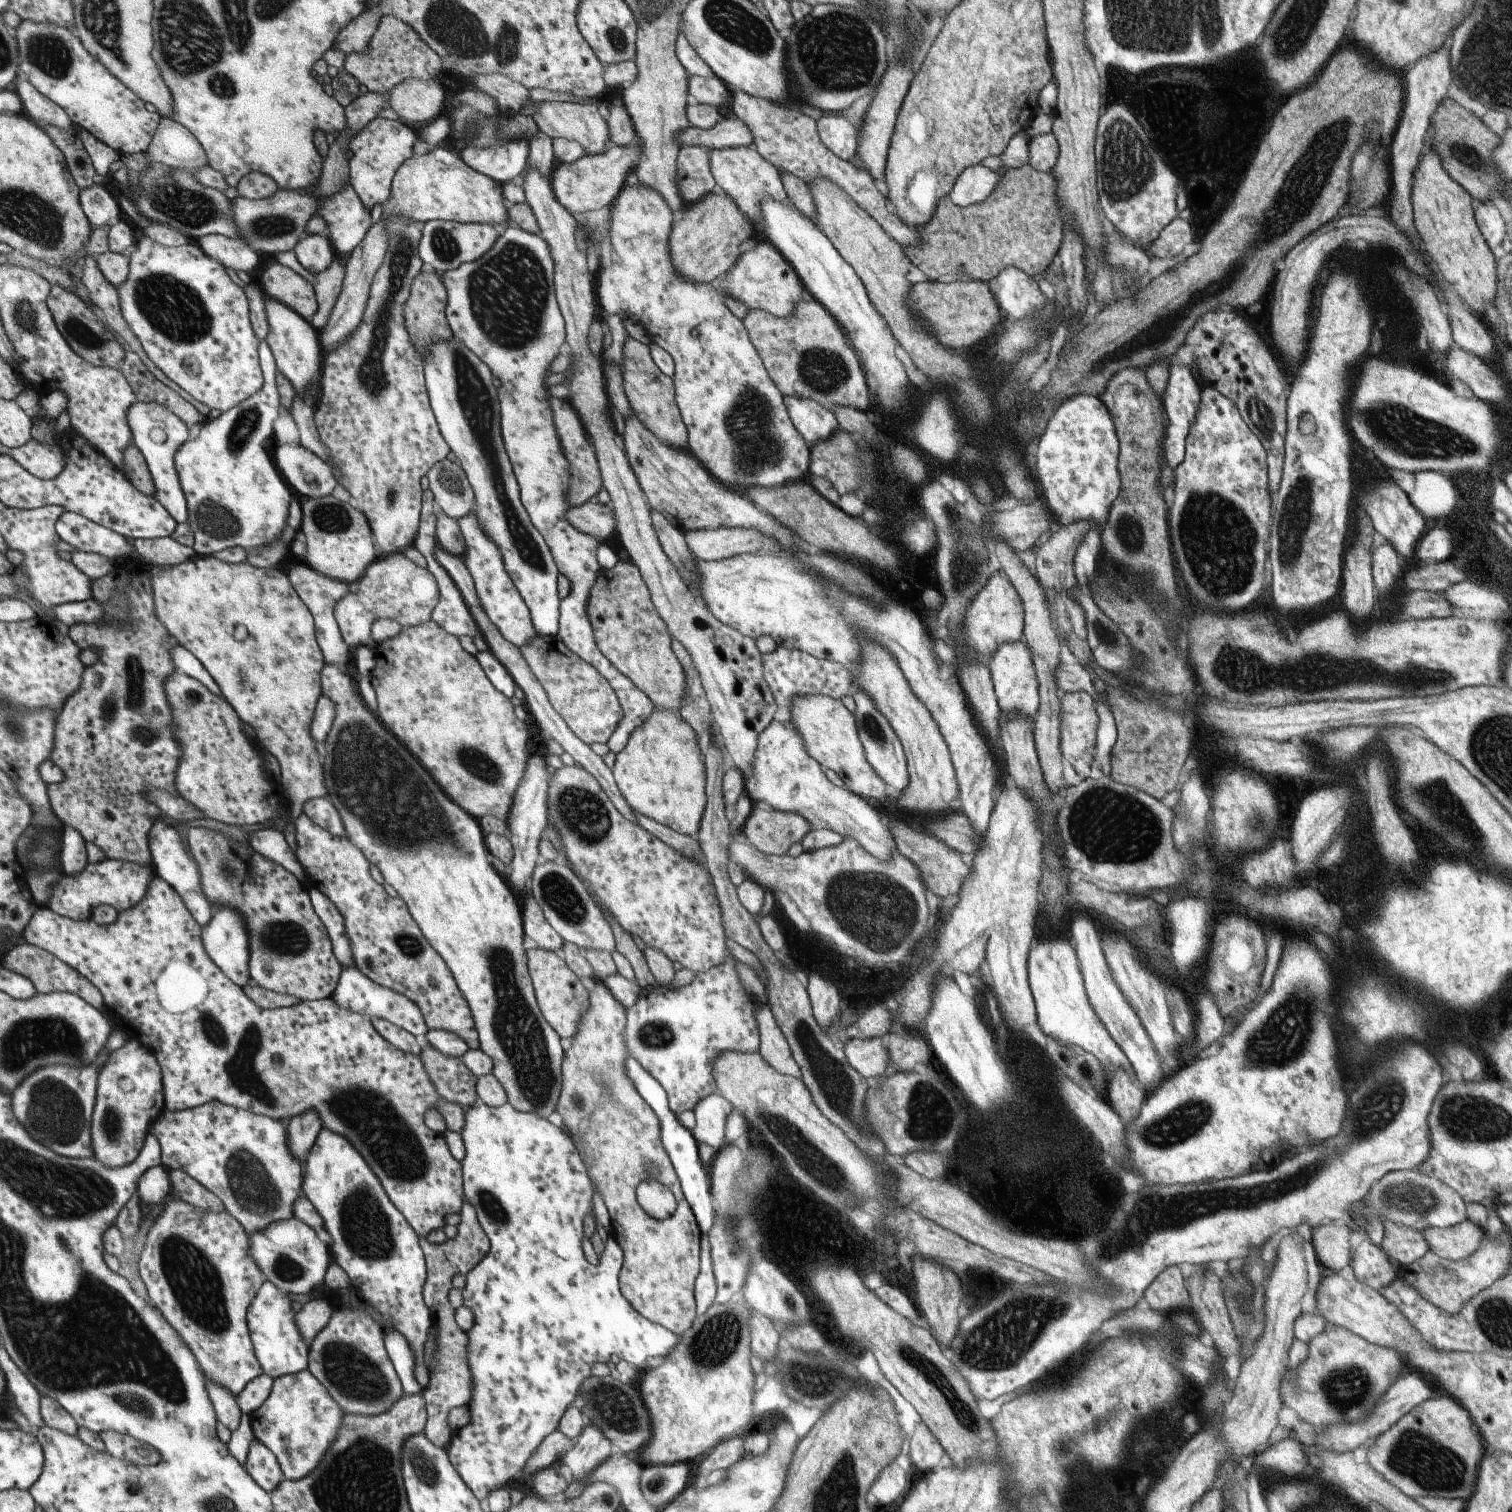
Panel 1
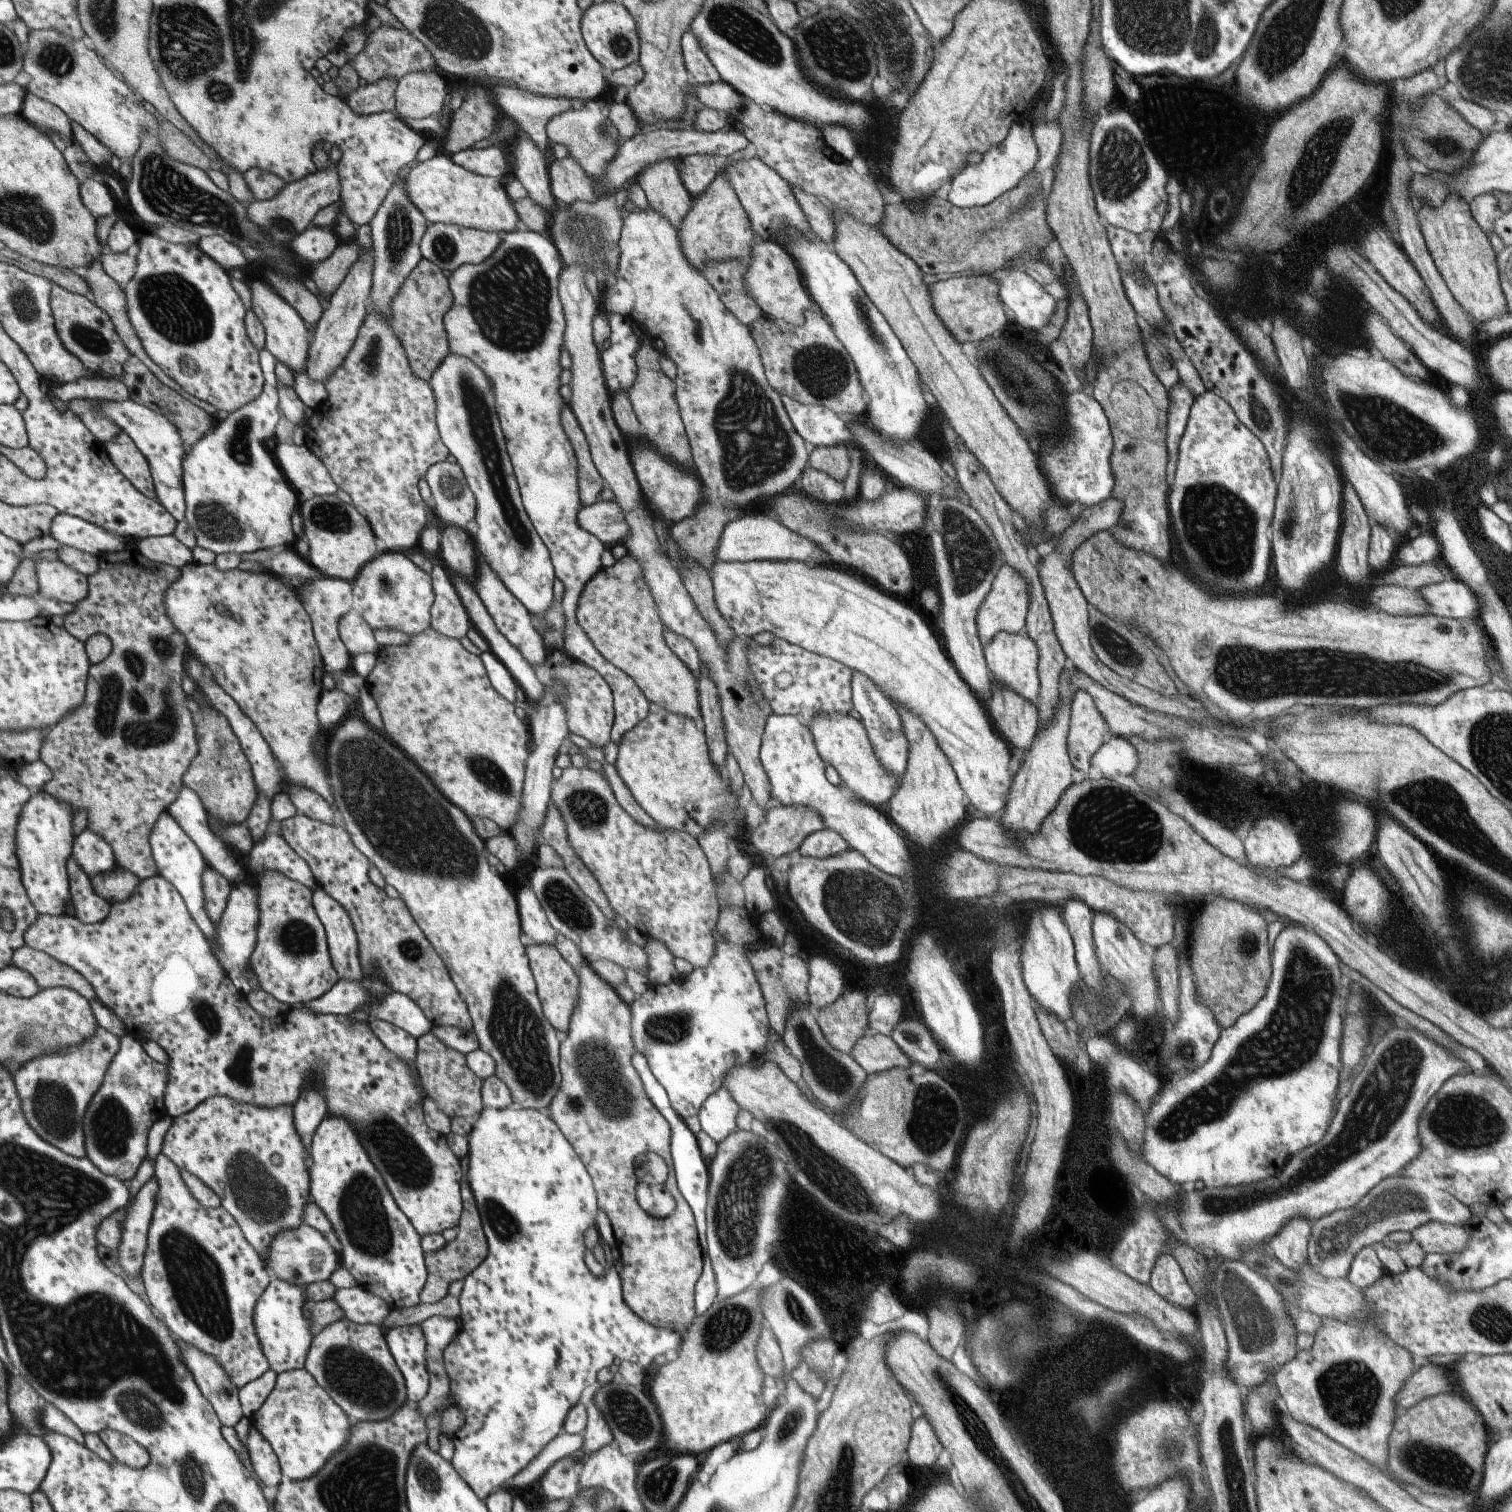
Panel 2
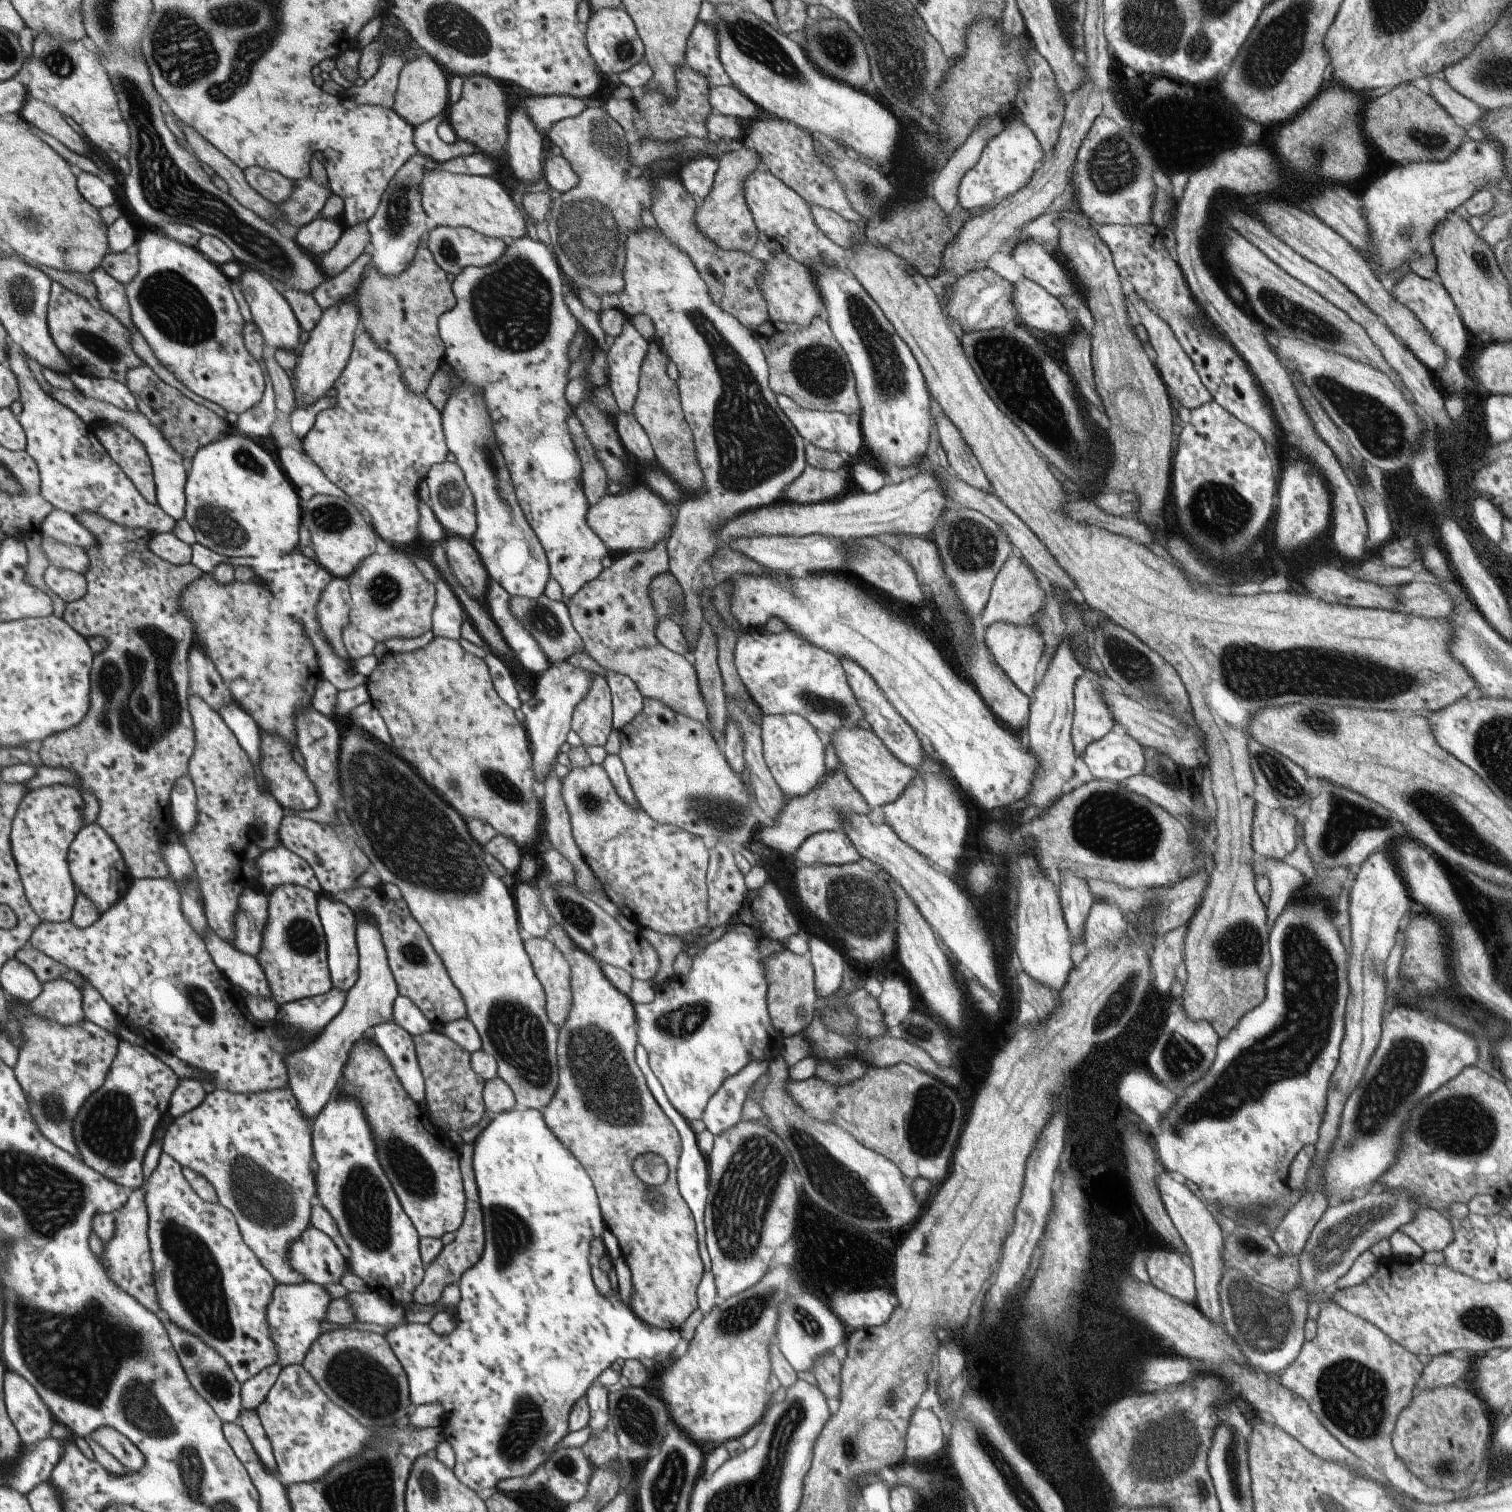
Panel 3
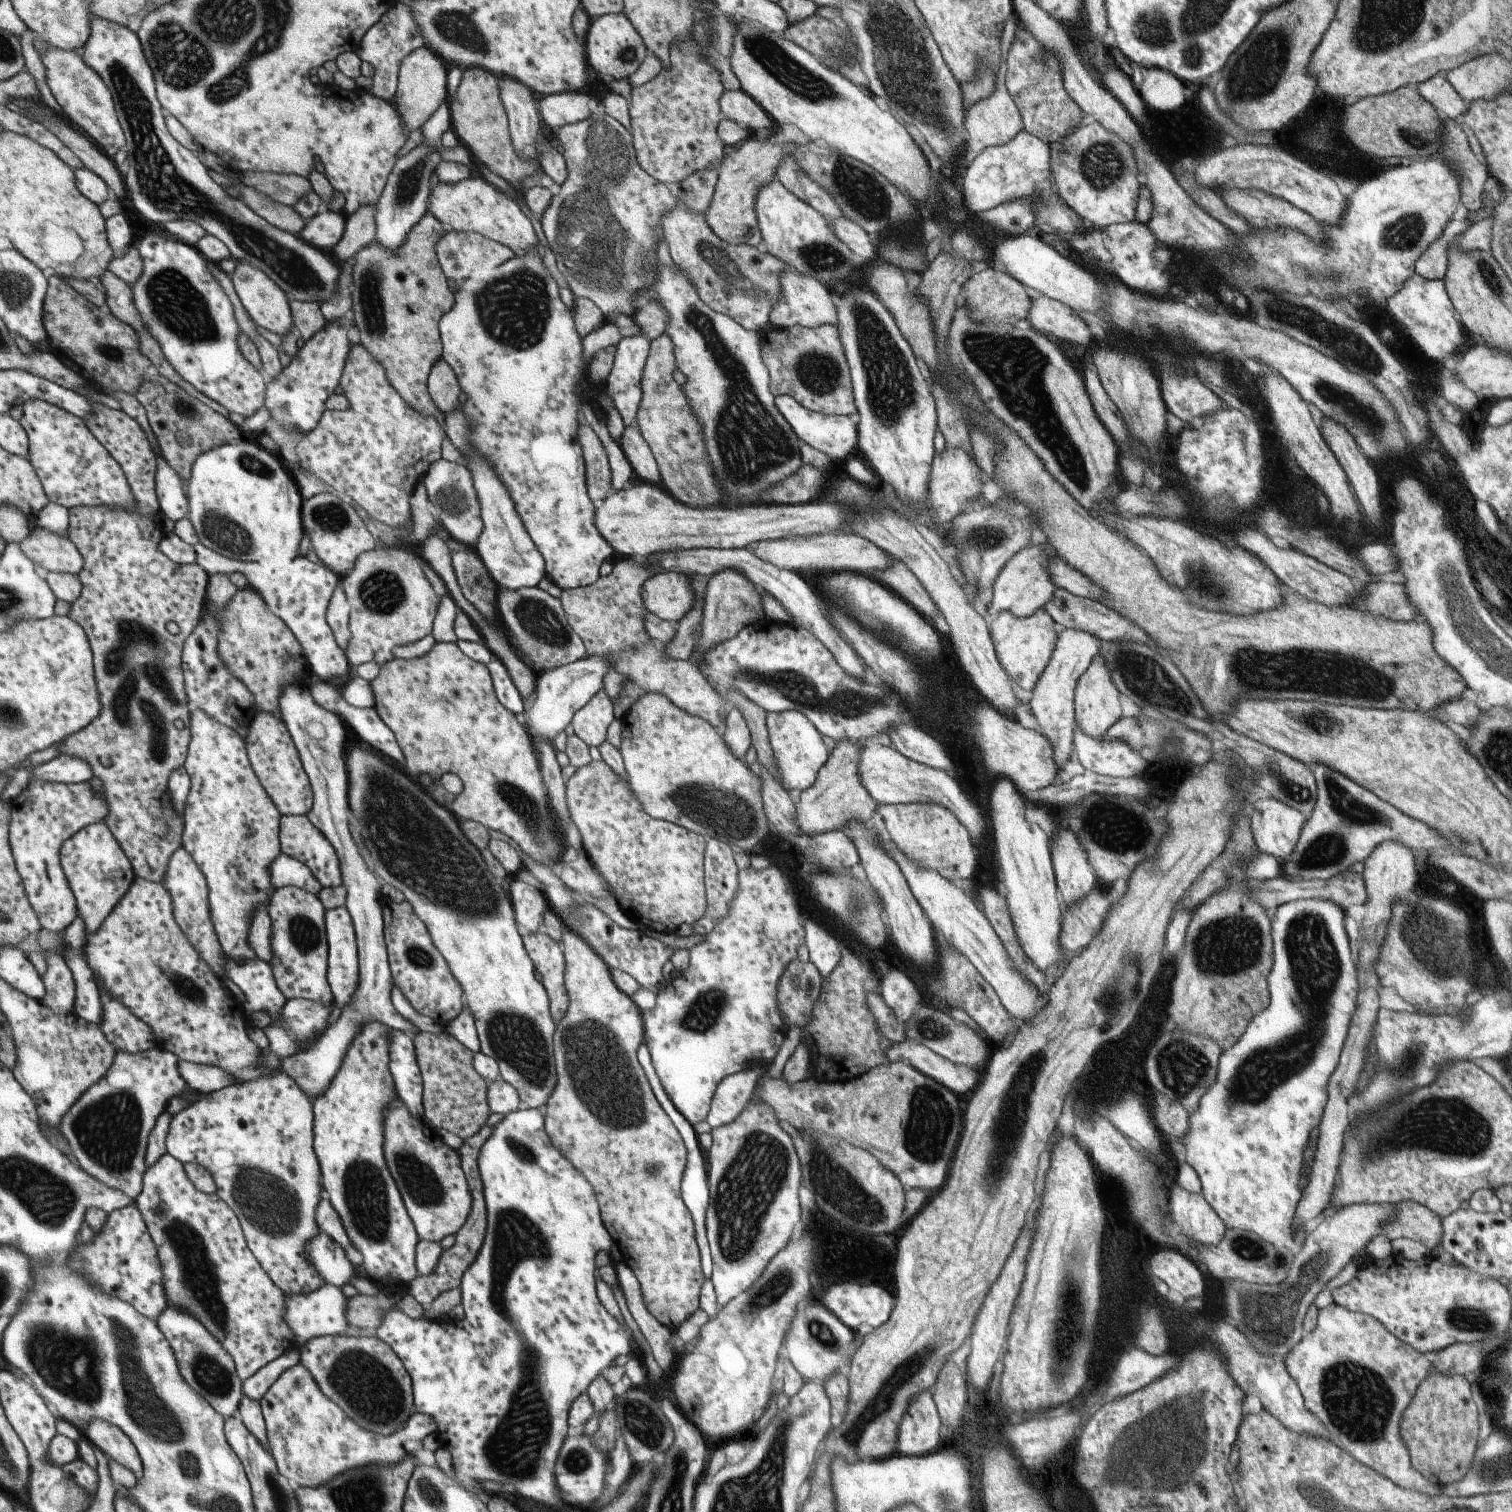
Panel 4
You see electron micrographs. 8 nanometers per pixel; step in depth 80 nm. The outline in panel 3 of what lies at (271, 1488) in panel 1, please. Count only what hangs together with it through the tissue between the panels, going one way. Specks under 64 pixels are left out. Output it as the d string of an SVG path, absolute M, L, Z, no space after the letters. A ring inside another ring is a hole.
M243 1408L239 1423L245 1429L245 1432L248 1432L253 1446L256 1448L258 1456L265 1463L265 1466L279 1476L272 1442L259 1416L258 1409Z

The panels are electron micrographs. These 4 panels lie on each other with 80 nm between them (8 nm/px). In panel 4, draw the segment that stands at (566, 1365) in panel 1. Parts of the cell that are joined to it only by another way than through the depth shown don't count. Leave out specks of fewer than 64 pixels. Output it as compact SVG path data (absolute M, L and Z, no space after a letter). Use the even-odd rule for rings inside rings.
M520 1107L516 1111L504 1115L503 1120L497 1124L497 1126L495 1126L494 1133L489 1137L488 1142L484 1144L484 1148L480 1154L480 1172L482 1174L482 1179L484 1180L484 1193L486 1194L488 1208L488 1234L487 1238L485 1239L484 1246L480 1250L479 1256L476 1258L476 1262L468 1268L468 1271L463 1276L463 1280L461 1280L461 1286L459 1286L460 1303L464 1313L463 1318L459 1321L448 1321L447 1323L439 1319L430 1321L426 1319L414 1319L407 1316L405 1312L396 1306L396 1308L384 1318L384 1323L377 1331L377 1336L383 1339L387 1344L389 1344L389 1346L391 1346L391 1348L393 1348L393 1350L401 1357L401 1360L404 1361L405 1366L408 1368L414 1384L414 1406L417 1408L417 1412L423 1413L424 1415L429 1415L434 1421L436 1421L438 1426L438 1430L435 1432L436 1439L440 1441L441 1447L449 1450L449 1452L451 1452L453 1455L454 1465L456 1468L454 1476L462 1485L464 1485L466 1489L472 1489L473 1492L479 1495L481 1500L484 1500L485 1502L489 1501L491 1494L487 1494L479 1489L477 1480L494 1480L502 1483L503 1485L511 1484L511 1486L515 1488L514 1492L520 1494L523 1496L523 1498L531 1498L531 1500L545 1504L545 1506L551 1506L551 1508L561 1508L565 1504L570 1506L567 1504L567 1502L565 1502L564 1498L562 1497L562 1492L556 1483L555 1468L561 1448L561 1442L563 1442L563 1438L565 1438L565 1434L567 1434L567 1410L570 1409L570 1404L573 1402L573 1399L576 1396L579 1396L579 1394L582 1392L586 1392L586 1388L589 1386L591 1380L593 1380L593 1378L595 1378L601 1372L601 1370L603 1370L603 1368L609 1367L611 1360L614 1360L616 1356L623 1354L623 1356L628 1356L628 1358L631 1356L640 1358L642 1354L638 1348L638 1343L634 1340L632 1332L624 1324L622 1325L617 1323L605 1310L605 1308L603 1308L603 1305L597 1298L594 1285L595 1280L593 1279L593 1270L596 1268L593 1264L593 1258L595 1258L595 1254L597 1254L597 1252L601 1252L601 1250L603 1250L603 1252L608 1252L609 1248L613 1246L613 1242L611 1242L611 1238L609 1238L607 1230L605 1230L605 1228L603 1228L603 1224L601 1224L599 1210L597 1210L597 1204L595 1204L595 1198L593 1198L593 1190L591 1190L591 1186L585 1182L585 1178L583 1178L583 1176L581 1176L581 1174L579 1174L579 1172L577 1172L577 1170L575 1170L575 1168L573 1168L573 1166L571 1166L567 1160L567 1157L551 1143L551 1138L547 1135L547 1130L544 1128L544 1116L538 1109Z

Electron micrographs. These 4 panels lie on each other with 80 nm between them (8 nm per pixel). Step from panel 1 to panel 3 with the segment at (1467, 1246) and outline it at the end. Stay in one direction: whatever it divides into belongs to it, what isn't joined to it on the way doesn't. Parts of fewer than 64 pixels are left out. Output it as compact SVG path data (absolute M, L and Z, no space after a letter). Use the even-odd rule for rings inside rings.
M1427 1206L1419 1207L1411 1220L1395 1231L1406 1234L1423 1252L1442 1251L1452 1239L1448 1217Z

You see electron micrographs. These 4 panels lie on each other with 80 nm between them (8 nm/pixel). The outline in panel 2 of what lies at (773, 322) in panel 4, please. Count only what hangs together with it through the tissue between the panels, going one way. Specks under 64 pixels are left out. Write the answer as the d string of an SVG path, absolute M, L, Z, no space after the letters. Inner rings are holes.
M773 241L755 244L750 253L753 254L753 258L747 264L744 283L764 316L792 325L802 325L804 323L802 314L811 306L811 299L791 255L781 244L775 244Z

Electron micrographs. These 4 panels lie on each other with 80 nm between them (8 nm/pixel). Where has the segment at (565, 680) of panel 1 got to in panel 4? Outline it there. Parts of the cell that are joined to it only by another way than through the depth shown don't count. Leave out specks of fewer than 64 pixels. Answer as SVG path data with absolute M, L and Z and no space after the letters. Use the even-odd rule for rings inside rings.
M599 689L575 714L570 723L574 735L588 747L606 738L606 728L614 717L608 696Z

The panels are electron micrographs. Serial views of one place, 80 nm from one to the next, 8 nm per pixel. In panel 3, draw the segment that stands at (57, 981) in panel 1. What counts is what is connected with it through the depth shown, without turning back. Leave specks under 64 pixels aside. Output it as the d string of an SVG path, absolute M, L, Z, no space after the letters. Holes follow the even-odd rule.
M35 947L27 948L26 950L21 949L16 954L16 957L22 963L29 965L37 973L37 976L40 977L40 981L43 984L55 980L57 977L60 979L69 979L79 988L81 982L83 982L83 980L81 980L81 973L67 968L67 966L61 964L57 959L51 958L51 956L41 952Z

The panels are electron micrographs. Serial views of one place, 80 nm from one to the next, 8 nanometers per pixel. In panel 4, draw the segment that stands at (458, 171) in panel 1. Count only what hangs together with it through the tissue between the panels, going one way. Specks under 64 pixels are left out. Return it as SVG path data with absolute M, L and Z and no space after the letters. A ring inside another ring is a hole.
M477 174L459 181L457 185L438 182L431 192L428 204L428 210L448 229L482 234L504 244L511 252L517 252L517 256L525 255L529 248L537 244L531 222L517 208L517 204L512 199L505 198L501 191L495 190Z

